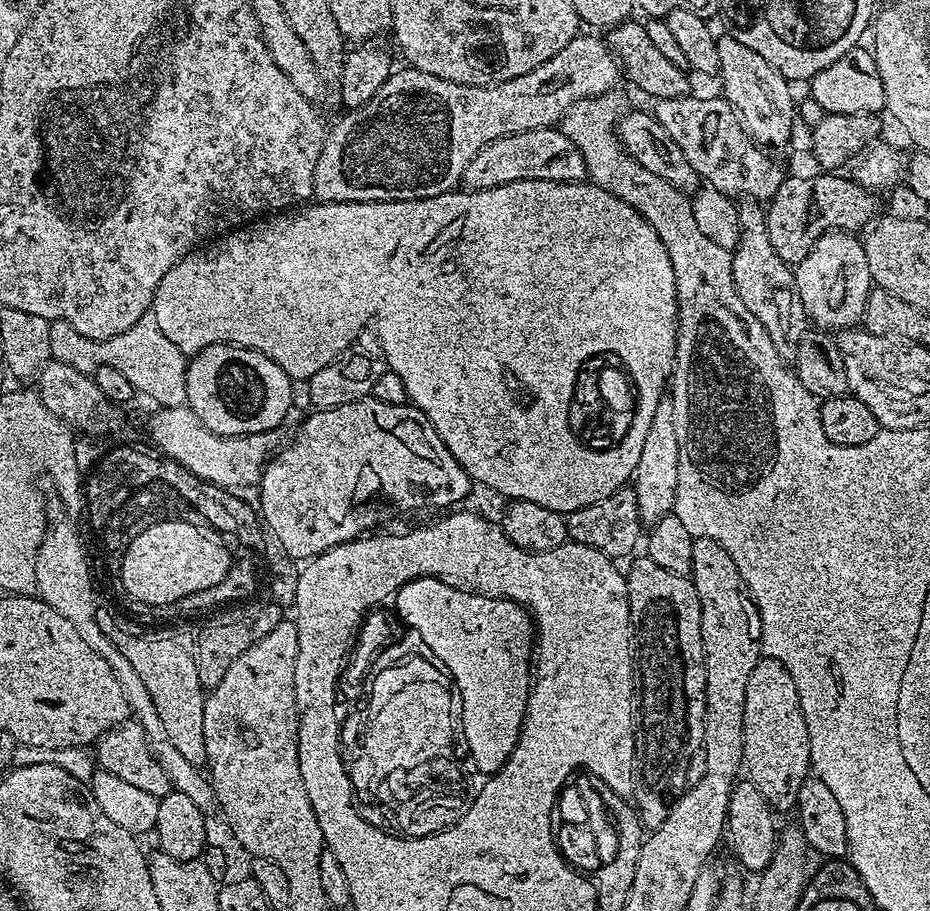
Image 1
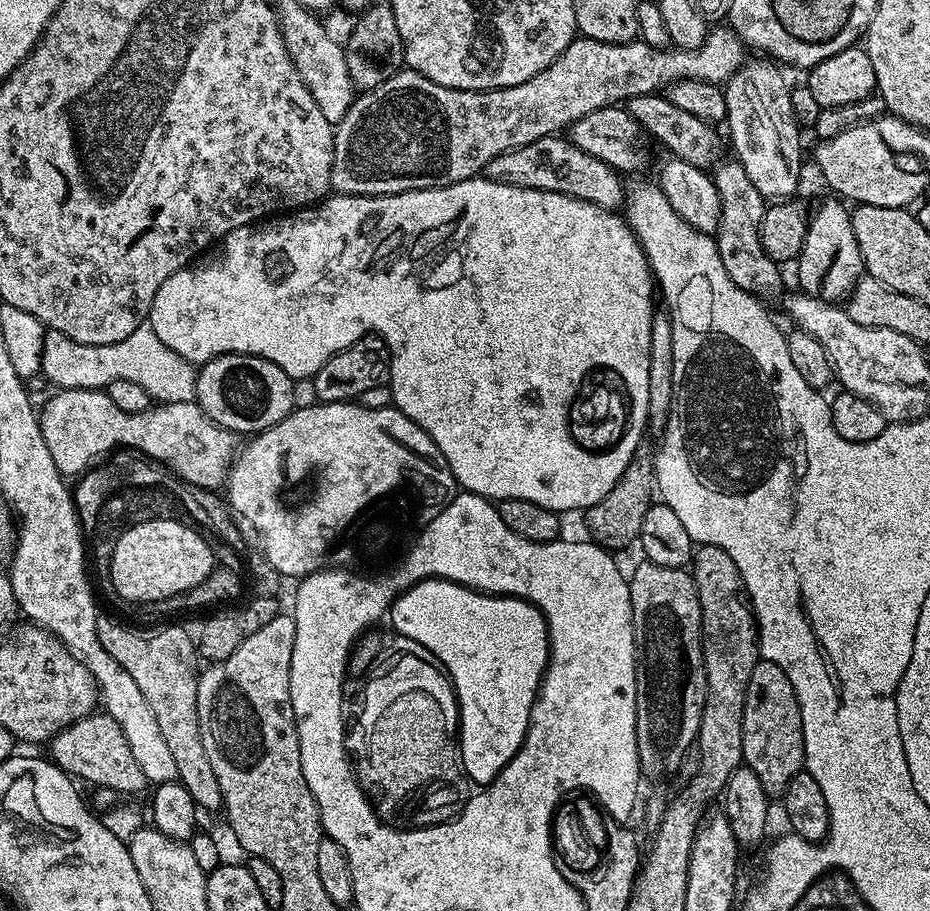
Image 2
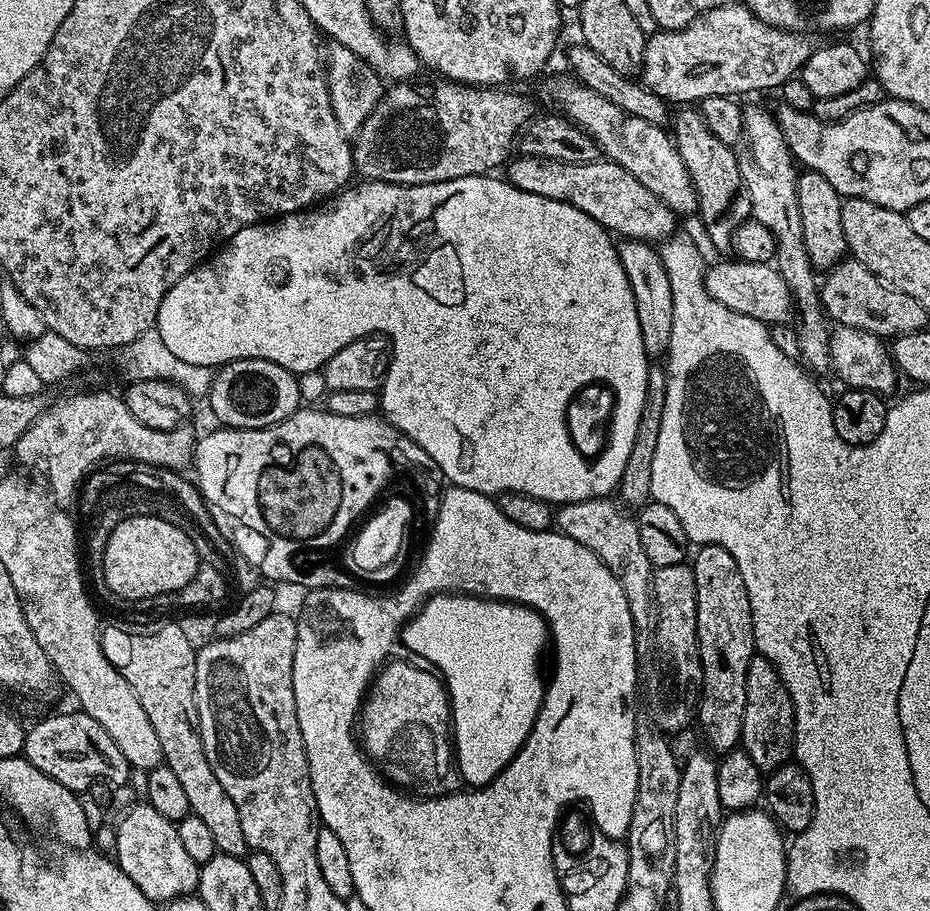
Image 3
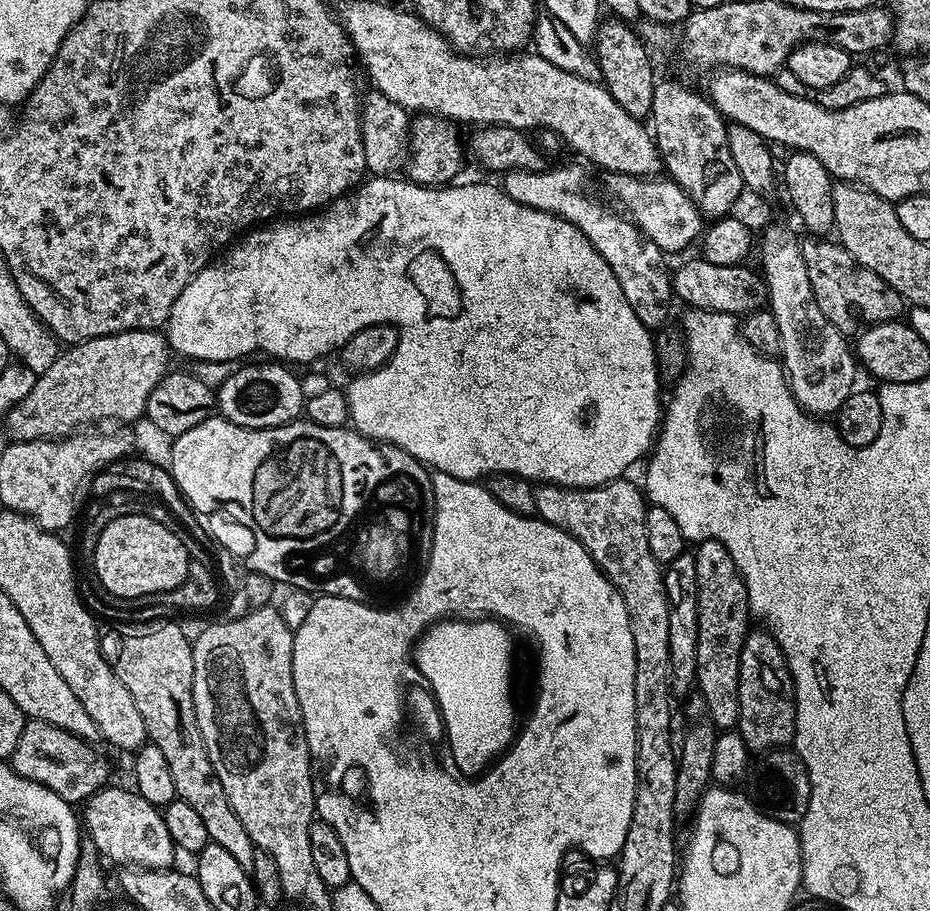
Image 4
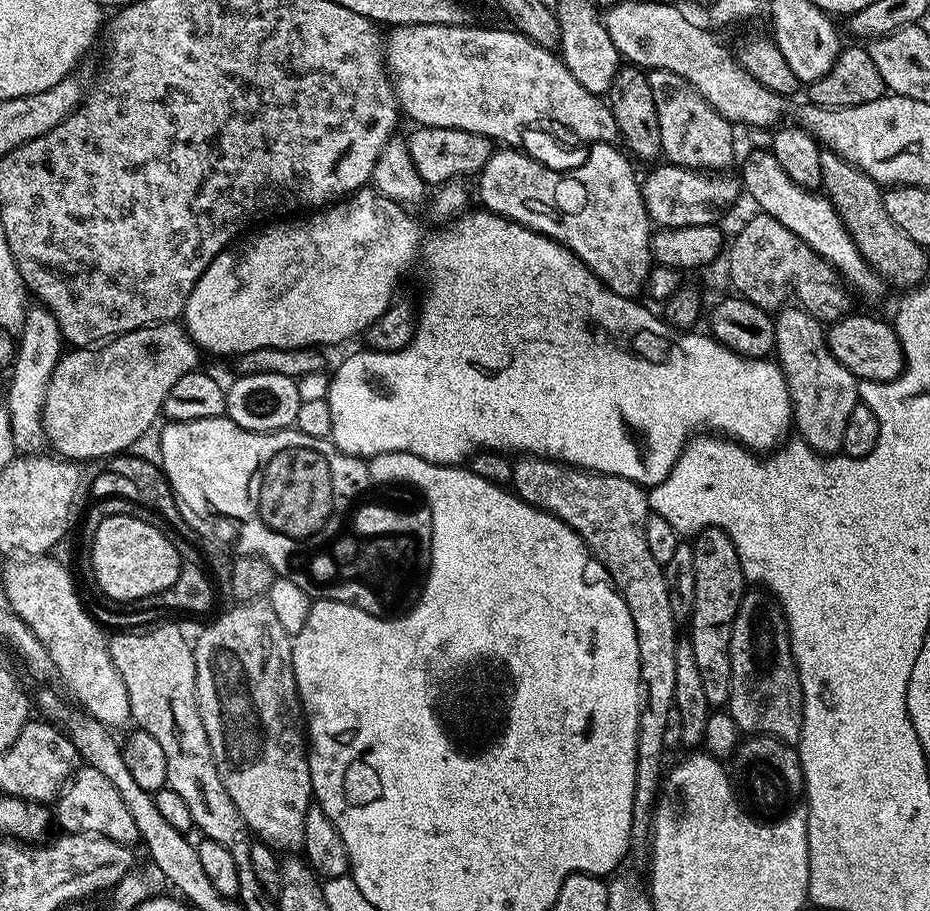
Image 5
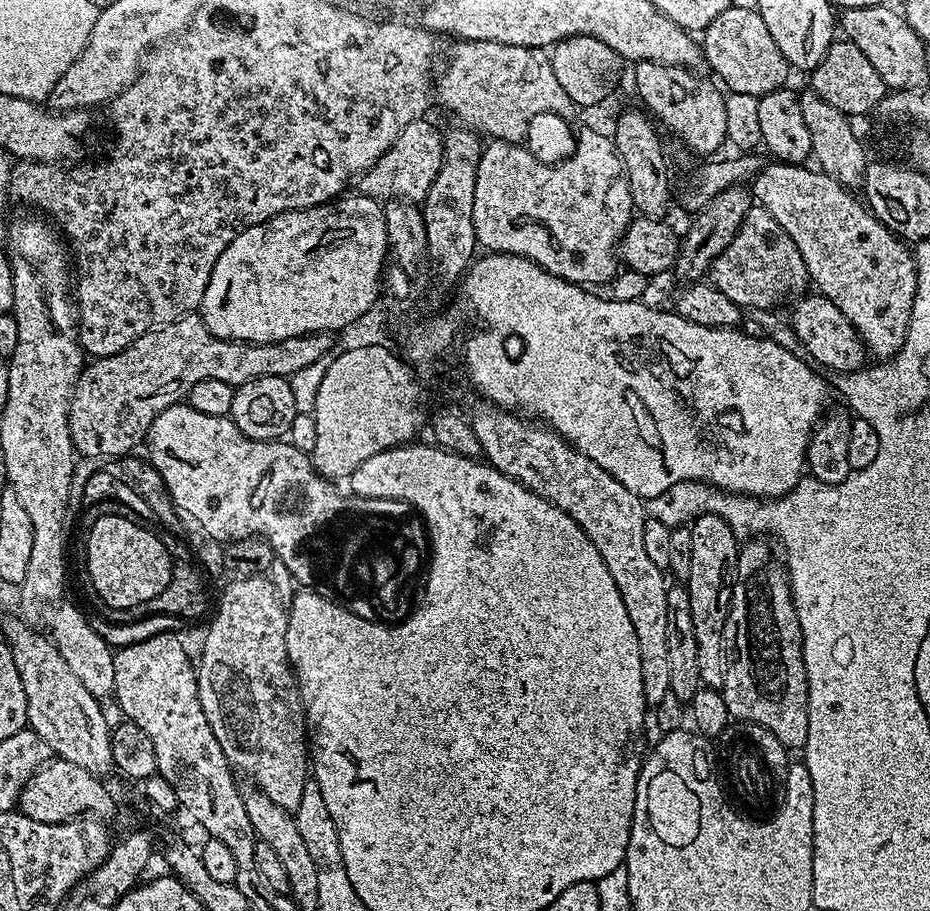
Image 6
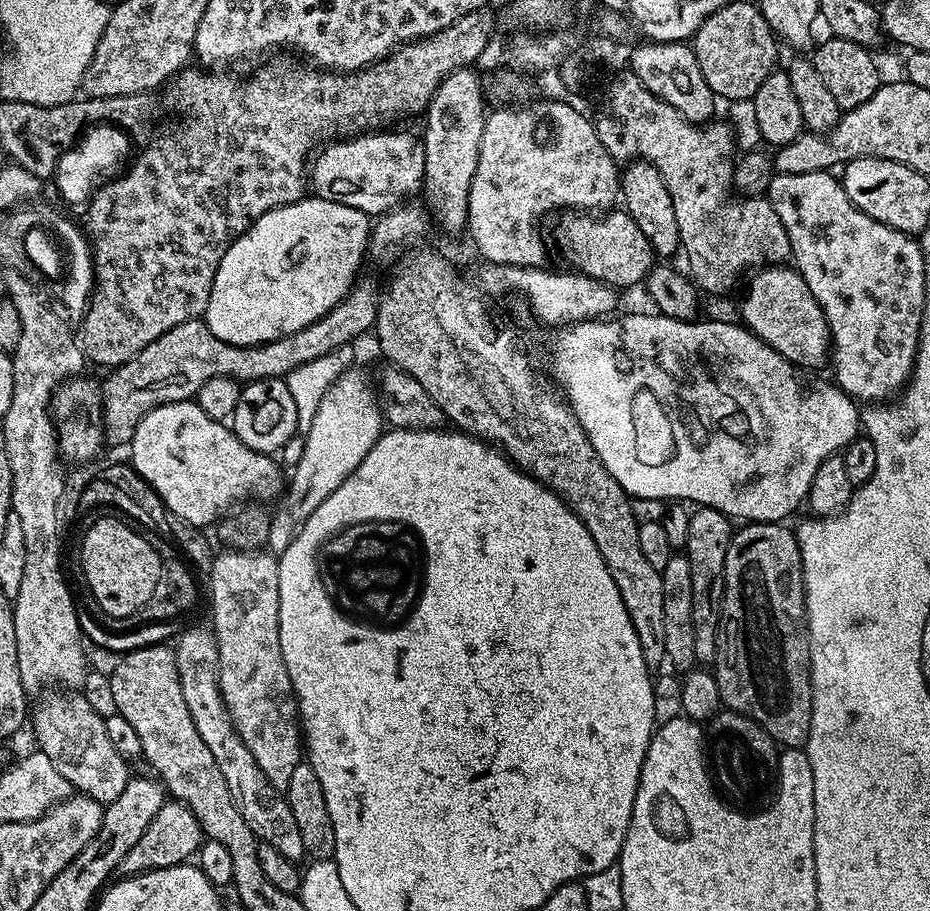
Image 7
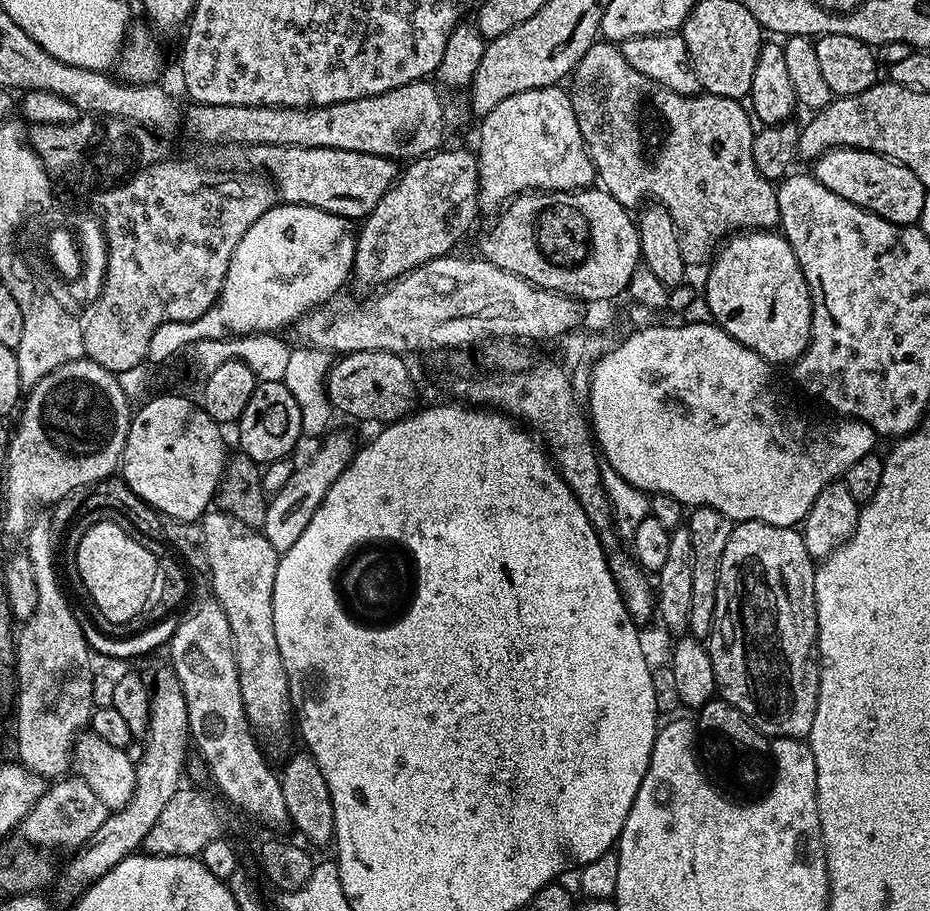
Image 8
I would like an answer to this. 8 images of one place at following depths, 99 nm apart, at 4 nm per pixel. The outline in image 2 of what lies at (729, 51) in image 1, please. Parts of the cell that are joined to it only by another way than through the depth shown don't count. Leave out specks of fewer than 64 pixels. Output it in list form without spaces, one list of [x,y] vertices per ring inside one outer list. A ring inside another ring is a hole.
[[[749,59],[740,65],[739,70],[723,85],[726,98],[726,114],[728,119],[728,136],[732,139],[735,159],[750,174],[750,182],[758,186],[765,201],[783,202],[797,194],[796,187],[800,184],[800,135],[802,129],[796,123],[794,110],[790,110],[790,84],[784,81],[781,69],[775,63]]]

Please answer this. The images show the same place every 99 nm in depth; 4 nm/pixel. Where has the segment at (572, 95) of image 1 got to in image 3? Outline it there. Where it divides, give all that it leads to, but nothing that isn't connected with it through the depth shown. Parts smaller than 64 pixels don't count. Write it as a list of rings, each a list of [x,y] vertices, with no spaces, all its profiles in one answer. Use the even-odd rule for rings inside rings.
[[[730,2],[726,6],[701,11],[696,21],[682,30],[657,30],[651,33],[644,42],[642,83],[645,88],[658,94],[672,106],[692,106],[715,96],[736,98],[741,95],[739,92],[764,92],[767,88],[780,90],[787,80],[793,79],[799,73],[817,46],[815,35],[791,32],[767,24],[743,3]],[[455,82],[416,83],[393,83],[385,91],[379,106],[369,114],[367,122],[355,133],[352,167],[357,177],[409,185],[433,184],[491,173],[496,170],[492,168],[500,163],[503,165],[509,159],[508,151],[514,148],[524,125],[533,115],[527,98],[512,92],[516,90],[501,90],[496,86],[463,86]]]

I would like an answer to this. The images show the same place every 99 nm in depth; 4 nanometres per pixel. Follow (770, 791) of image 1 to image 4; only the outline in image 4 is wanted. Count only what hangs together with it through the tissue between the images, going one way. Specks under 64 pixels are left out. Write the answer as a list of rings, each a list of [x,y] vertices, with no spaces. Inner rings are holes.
[[[767,630],[749,631],[738,666],[738,731],[753,753],[789,747],[796,739],[796,691],[788,659]]]

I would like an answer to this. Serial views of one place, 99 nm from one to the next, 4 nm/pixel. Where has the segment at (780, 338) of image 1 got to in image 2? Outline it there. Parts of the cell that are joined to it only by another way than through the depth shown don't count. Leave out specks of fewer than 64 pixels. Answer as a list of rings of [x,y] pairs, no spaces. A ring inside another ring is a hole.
[[[735,158],[726,160],[717,163],[711,173],[720,199],[720,225],[714,239],[722,266],[726,266],[726,274],[730,274],[732,281],[743,292],[751,292],[757,298],[776,296],[784,288],[784,280],[780,277],[781,265],[768,257],[760,241],[760,223],[764,217],[766,201],[758,186],[750,182],[750,174],[746,174],[740,161]],[[828,194],[817,206],[816,212],[814,208],[794,267],[796,276],[800,279],[801,293],[819,296],[829,302],[844,302],[851,296],[854,286],[865,275],[865,270],[862,254],[858,250],[858,238],[854,238],[852,213],[843,199]]]

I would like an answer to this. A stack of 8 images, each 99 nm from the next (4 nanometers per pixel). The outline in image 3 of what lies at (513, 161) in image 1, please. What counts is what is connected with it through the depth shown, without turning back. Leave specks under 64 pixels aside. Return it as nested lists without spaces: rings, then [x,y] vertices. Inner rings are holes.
[[[520,154],[517,157],[516,161],[513,159],[507,165],[509,168],[506,179],[518,190],[566,202],[582,210],[582,214],[590,214],[594,222],[603,225],[610,232],[620,232],[619,235],[624,238],[662,242],[677,231],[677,213],[672,212],[656,195],[651,194],[628,170],[610,159],[601,158],[594,162],[575,164],[547,160],[541,156]]]

